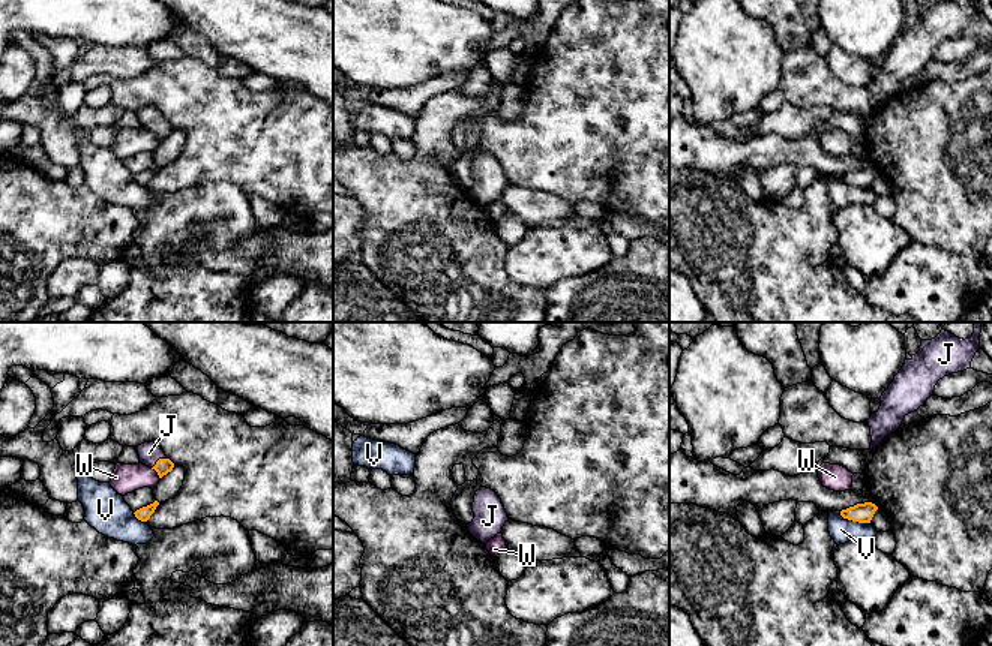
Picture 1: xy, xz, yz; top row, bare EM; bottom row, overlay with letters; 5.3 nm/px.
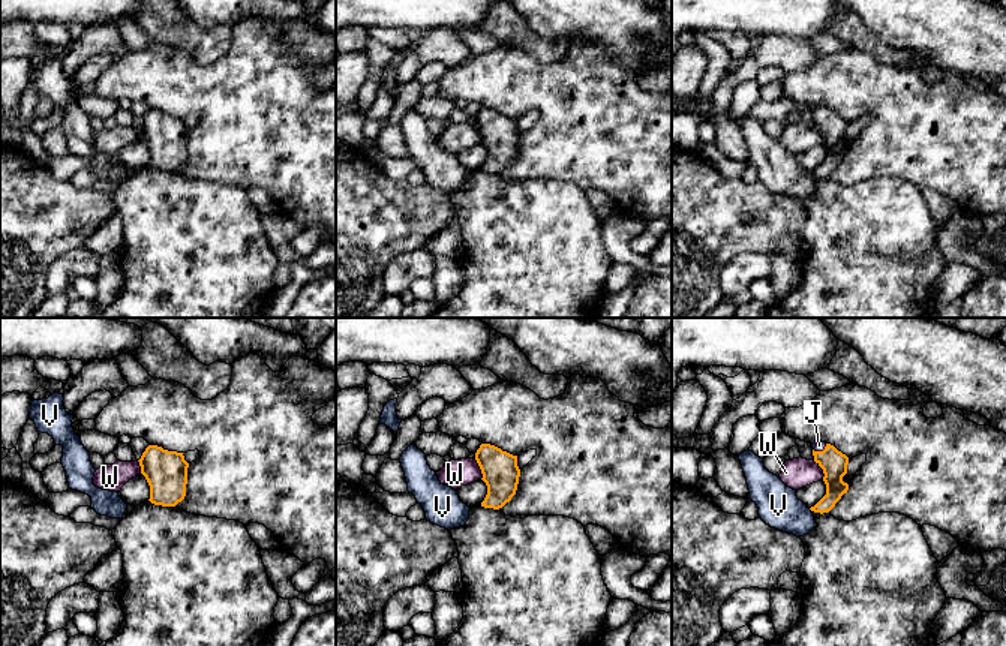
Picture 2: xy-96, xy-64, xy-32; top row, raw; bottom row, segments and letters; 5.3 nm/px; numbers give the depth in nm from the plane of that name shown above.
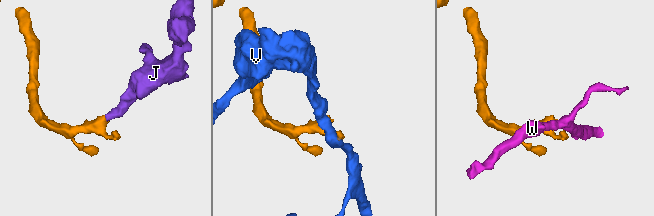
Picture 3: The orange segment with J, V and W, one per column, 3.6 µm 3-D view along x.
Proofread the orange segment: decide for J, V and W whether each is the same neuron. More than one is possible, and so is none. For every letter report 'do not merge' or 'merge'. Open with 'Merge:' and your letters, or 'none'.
Merge: J
J: merge
V: do not merge
W: do not merge

